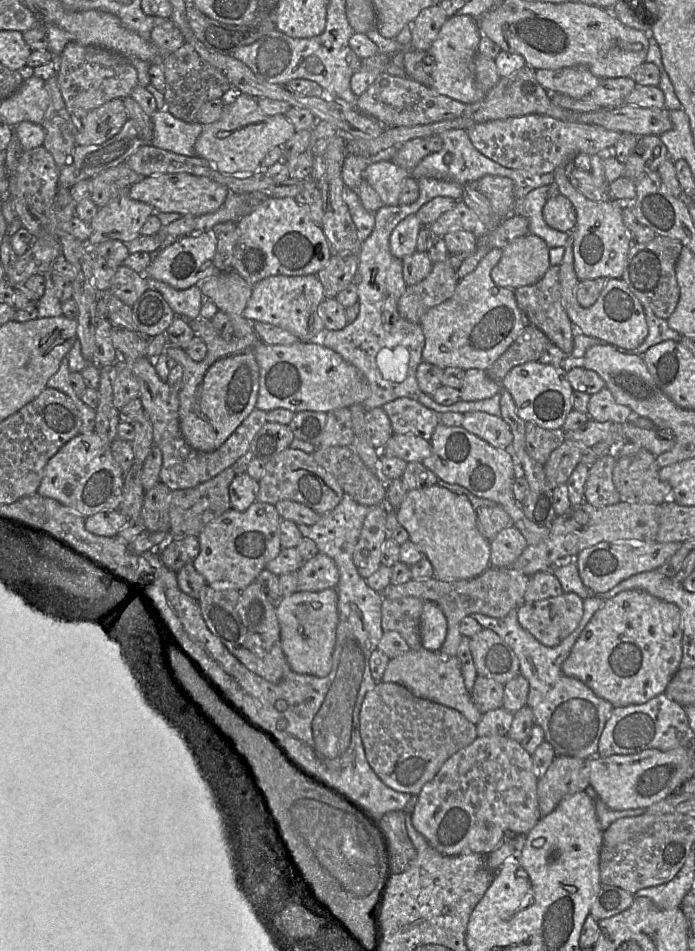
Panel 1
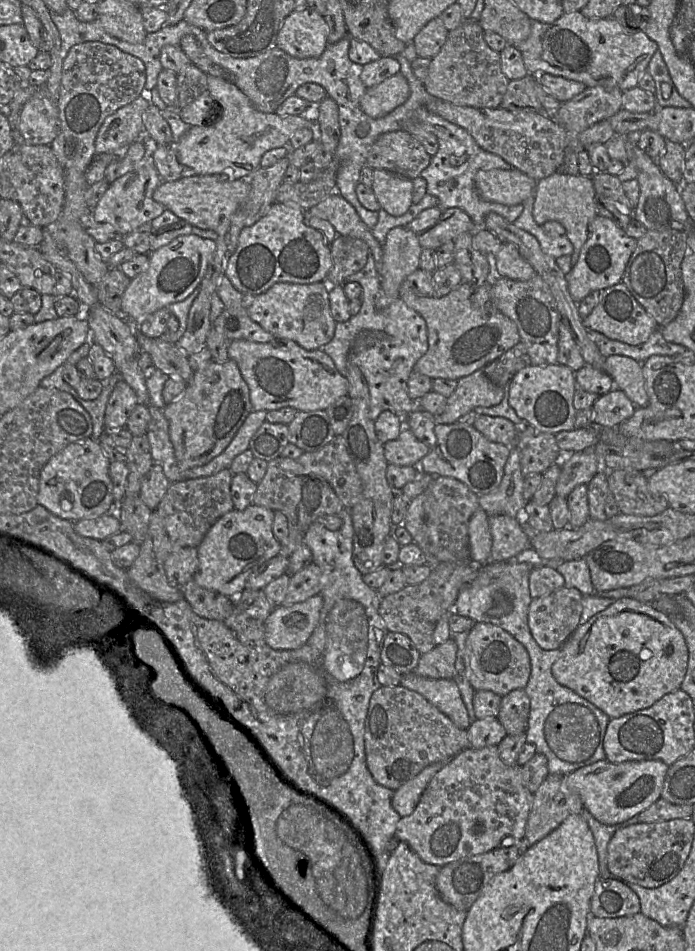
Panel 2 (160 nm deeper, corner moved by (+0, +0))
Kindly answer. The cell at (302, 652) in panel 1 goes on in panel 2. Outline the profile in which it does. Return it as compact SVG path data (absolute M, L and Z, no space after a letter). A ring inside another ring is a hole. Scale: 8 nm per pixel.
M320 594L289 606L277 605L264 622L264 640L275 650L294 650L308 641L320 620Z

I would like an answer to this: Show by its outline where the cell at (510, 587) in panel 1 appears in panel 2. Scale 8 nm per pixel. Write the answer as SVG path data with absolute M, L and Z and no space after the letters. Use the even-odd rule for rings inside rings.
M453 637L422 654L414 673L430 679L454 679L457 645Z

